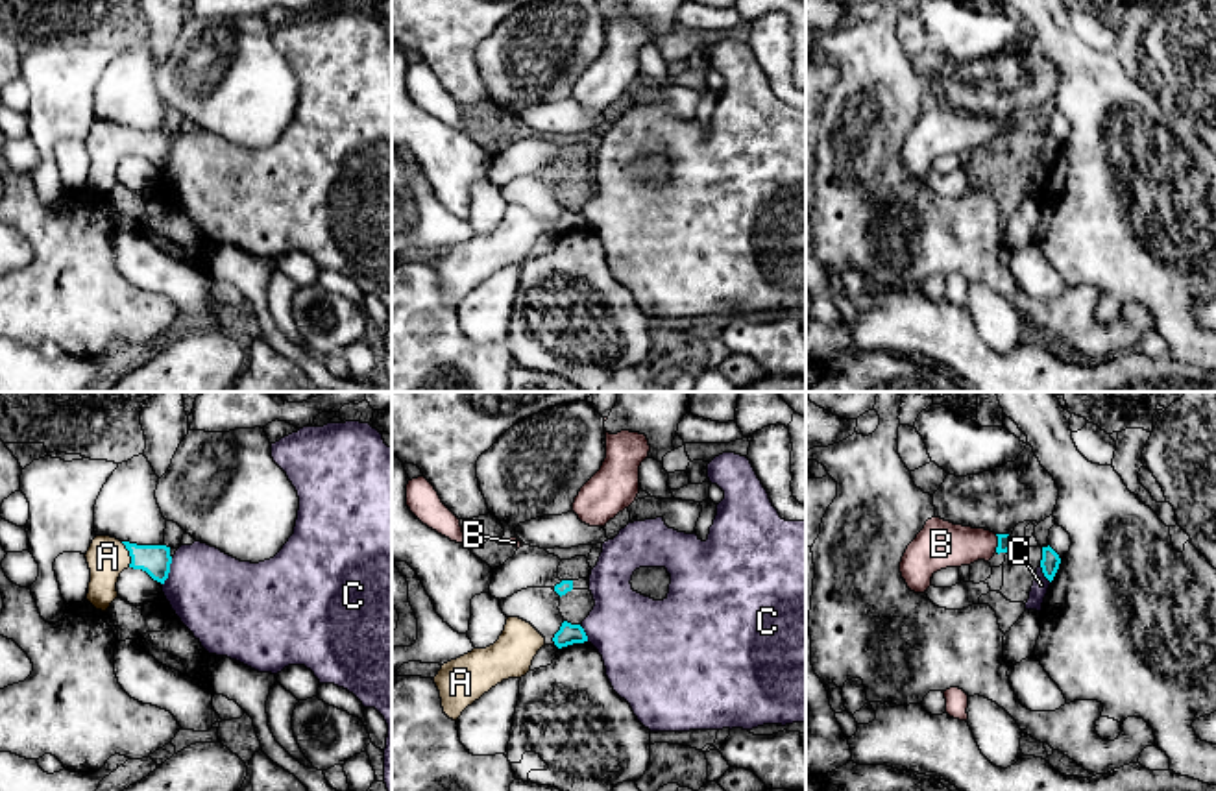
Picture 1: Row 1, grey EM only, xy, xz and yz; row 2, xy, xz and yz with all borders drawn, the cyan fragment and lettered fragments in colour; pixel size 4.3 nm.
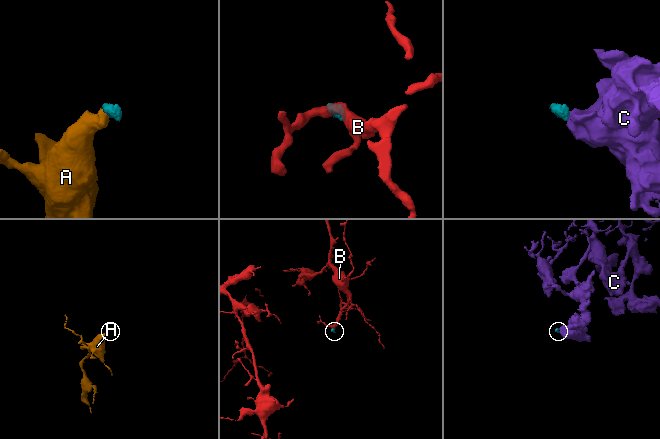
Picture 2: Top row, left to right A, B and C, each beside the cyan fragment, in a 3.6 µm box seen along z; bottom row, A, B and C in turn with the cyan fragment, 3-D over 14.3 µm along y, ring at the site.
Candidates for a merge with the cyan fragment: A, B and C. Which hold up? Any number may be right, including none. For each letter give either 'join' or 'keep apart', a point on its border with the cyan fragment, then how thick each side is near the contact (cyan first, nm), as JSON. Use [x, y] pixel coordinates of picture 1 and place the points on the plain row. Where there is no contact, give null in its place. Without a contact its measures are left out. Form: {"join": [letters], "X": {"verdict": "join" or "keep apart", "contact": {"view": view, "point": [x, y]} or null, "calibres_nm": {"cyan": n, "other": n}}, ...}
{"join": ["A", "B"], "A": {"verdict": "join", "contact": {"view": "xy", "point": [130, 141]}, "calibres_nm": {"cyan": 130, "other": 180}}, "B": {"verdict": "join", "contact": {"view": "yz", "point": [998, 130]}, "calibres_nm": {"cyan": 60, "other": 200}}, "C": {"verdict": "keep apart", "contact": {"view": "xy", "point": [169, 158]}, "calibres_nm": {"cyan": 130, "other": 380}}}

